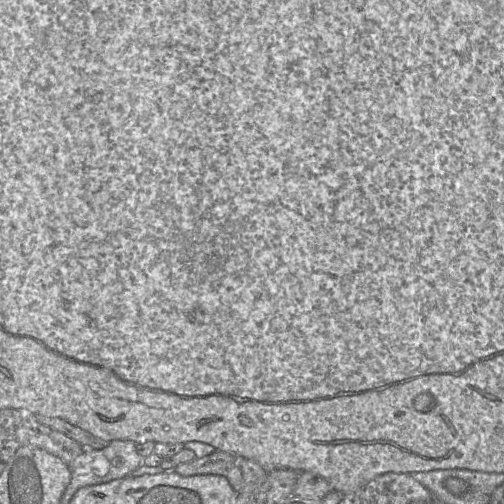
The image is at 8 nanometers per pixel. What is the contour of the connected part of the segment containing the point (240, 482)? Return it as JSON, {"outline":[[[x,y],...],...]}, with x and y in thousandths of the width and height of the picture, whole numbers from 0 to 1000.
{"outline":[[[427,893],[419,901],[387,909],[377,917],[353,921],[345,935],[361,944],[442,942],[468,976],[494,962],[520,958],[534,937],[508,915],[437,893]]]}

